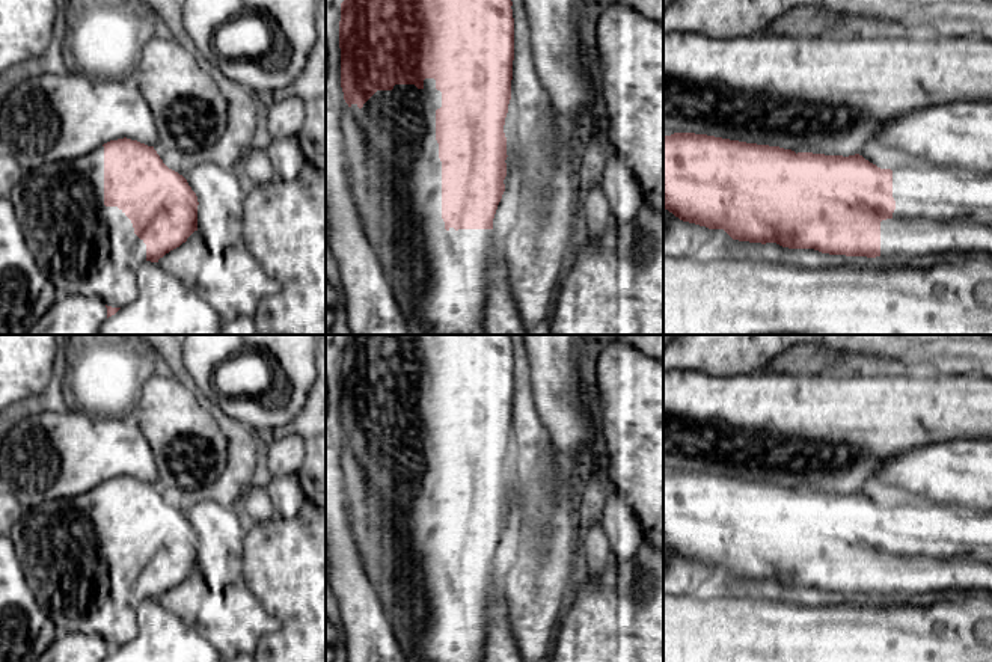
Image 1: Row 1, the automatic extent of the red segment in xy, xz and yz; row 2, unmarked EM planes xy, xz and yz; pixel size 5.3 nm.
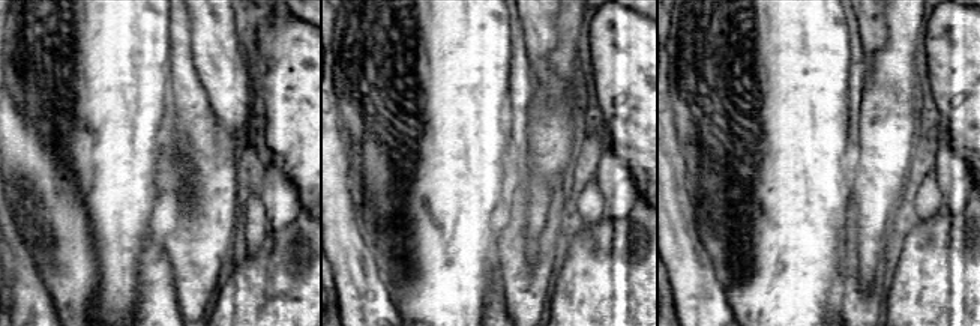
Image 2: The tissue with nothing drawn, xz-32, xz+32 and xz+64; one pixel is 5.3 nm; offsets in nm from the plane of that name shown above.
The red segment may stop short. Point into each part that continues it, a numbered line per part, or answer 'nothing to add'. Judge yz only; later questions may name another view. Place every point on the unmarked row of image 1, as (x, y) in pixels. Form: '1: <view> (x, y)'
1: yz (939, 546)

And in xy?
1: xy (85, 585)

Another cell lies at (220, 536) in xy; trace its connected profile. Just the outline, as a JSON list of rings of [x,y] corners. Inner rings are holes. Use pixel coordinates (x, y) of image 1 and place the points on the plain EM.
[[[204,499],[187,513],[197,534],[197,569],[205,578],[210,594],[243,581],[243,528],[231,508]]]

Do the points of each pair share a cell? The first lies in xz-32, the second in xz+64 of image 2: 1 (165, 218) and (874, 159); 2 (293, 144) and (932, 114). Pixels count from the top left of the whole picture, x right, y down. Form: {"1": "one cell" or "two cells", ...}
{"1": "two cells", "2": "two cells"}

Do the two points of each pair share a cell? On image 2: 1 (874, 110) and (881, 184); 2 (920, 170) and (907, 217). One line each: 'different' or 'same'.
1: same
2: same

